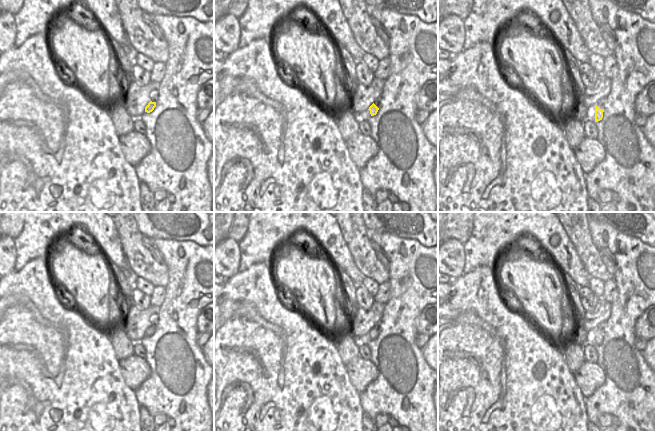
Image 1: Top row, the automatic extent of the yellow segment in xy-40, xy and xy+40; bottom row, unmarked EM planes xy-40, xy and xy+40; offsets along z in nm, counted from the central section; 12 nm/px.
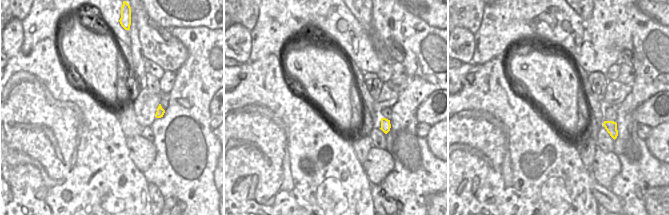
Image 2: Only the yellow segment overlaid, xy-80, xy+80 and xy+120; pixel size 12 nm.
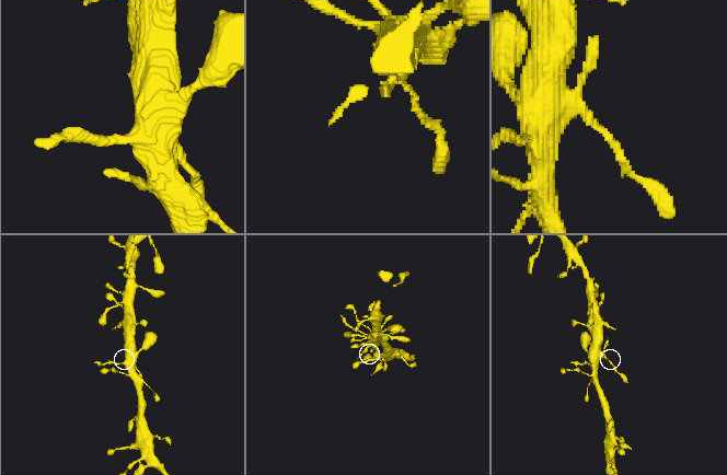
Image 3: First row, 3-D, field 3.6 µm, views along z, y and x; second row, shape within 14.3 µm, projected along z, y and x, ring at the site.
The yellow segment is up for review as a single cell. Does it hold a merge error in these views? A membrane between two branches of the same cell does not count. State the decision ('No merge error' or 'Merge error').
Merge error.

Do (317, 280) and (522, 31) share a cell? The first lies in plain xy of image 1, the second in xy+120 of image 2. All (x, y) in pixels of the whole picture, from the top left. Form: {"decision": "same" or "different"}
{"decision": "different"}

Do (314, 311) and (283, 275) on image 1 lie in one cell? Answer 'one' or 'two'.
one

